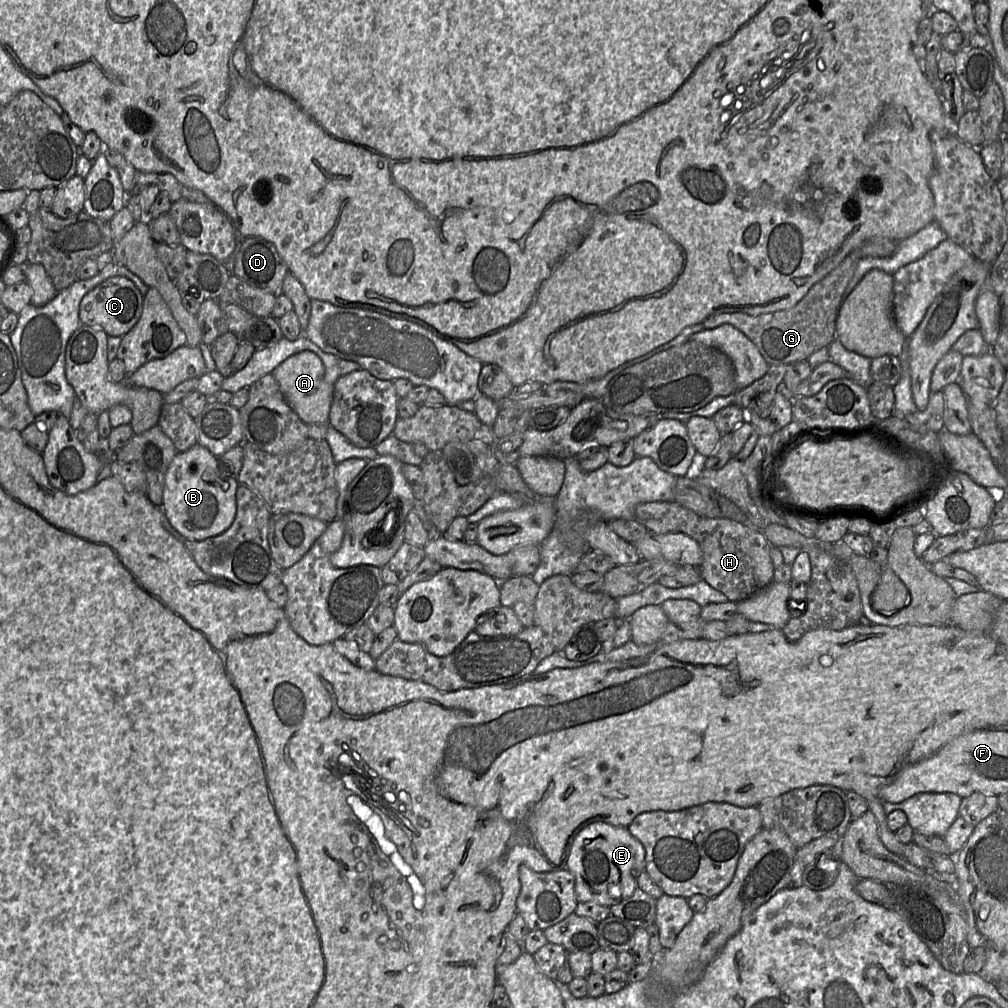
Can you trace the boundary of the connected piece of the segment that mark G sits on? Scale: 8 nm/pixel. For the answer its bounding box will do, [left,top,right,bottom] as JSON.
[704,252,859,366]

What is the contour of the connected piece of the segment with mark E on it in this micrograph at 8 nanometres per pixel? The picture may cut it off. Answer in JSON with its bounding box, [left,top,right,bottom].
[566,822,645,908]

